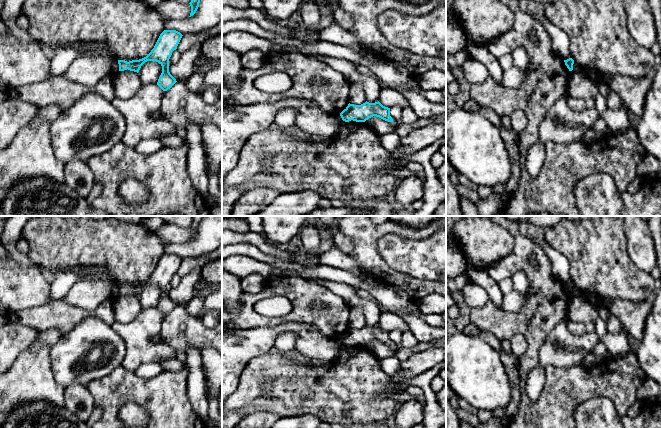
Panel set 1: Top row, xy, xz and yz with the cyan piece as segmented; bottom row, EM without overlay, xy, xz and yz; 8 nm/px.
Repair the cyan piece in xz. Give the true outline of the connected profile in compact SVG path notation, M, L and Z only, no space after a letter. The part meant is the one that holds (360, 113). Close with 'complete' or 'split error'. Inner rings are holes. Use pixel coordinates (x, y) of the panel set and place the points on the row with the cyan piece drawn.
M379 101L375 103L365 102L361 105L348 104L348 106L340 113L343 121L351 120L356 122L365 122L369 118L376 116L385 121L393 122L390 116L390 108L383 106Z | complete

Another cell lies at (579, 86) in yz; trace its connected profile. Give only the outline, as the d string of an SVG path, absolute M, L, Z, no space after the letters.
M570 71L568 78L569 98L594 98L599 94L599 87L594 82L593 74L583 76L577 71Z

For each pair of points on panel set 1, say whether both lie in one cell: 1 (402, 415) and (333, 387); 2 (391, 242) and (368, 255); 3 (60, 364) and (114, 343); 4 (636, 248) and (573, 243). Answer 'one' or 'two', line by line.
1: two
2: two
3: one
4: two

